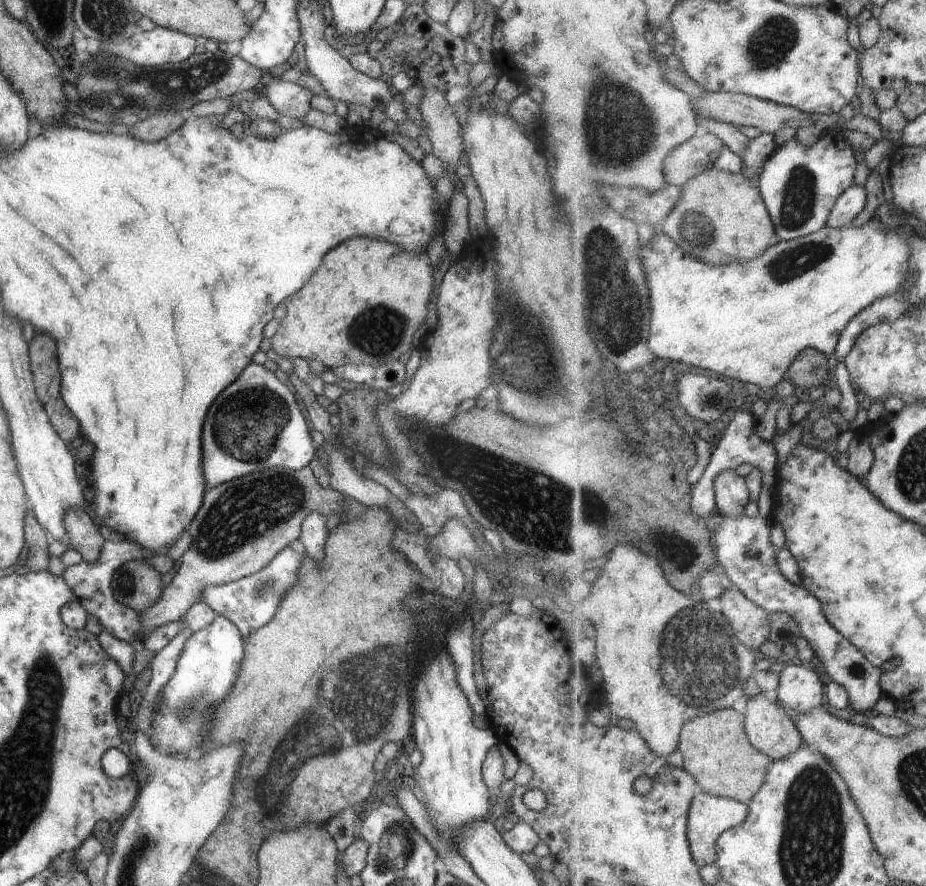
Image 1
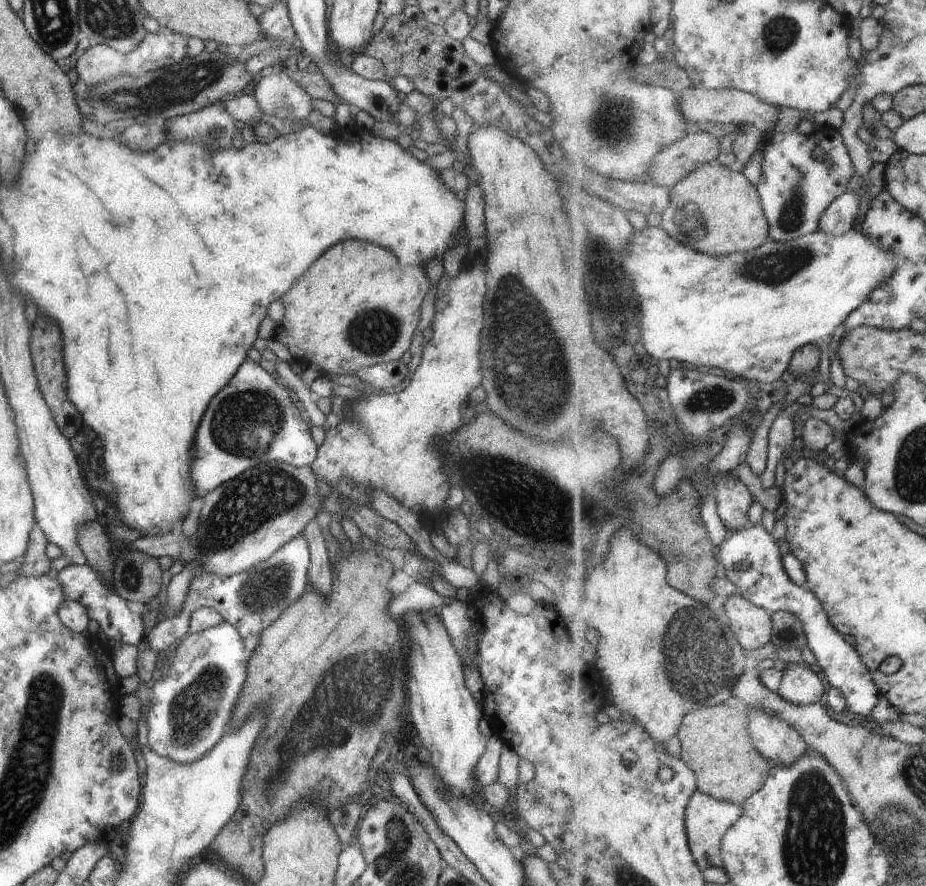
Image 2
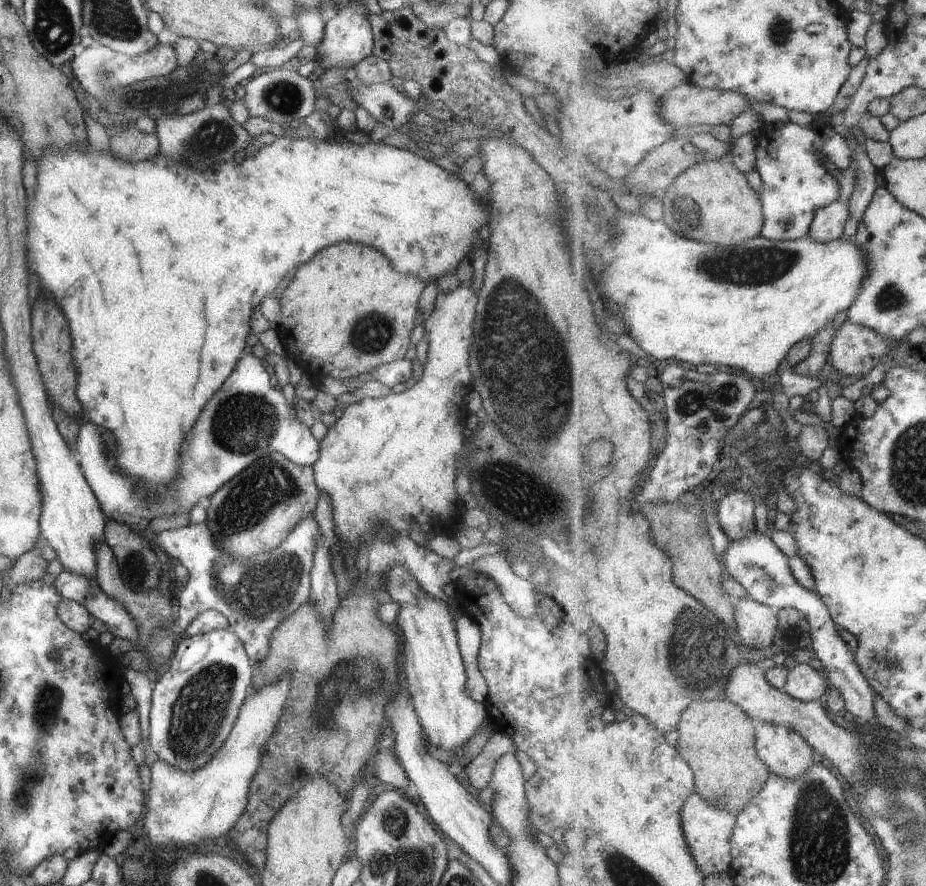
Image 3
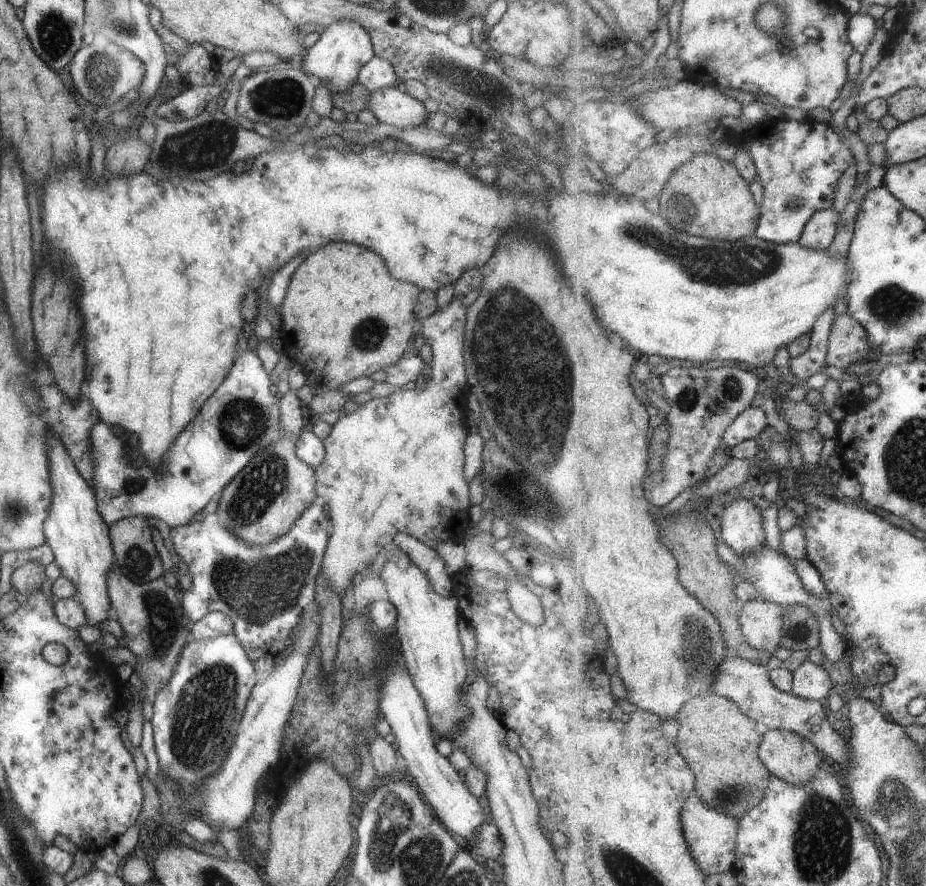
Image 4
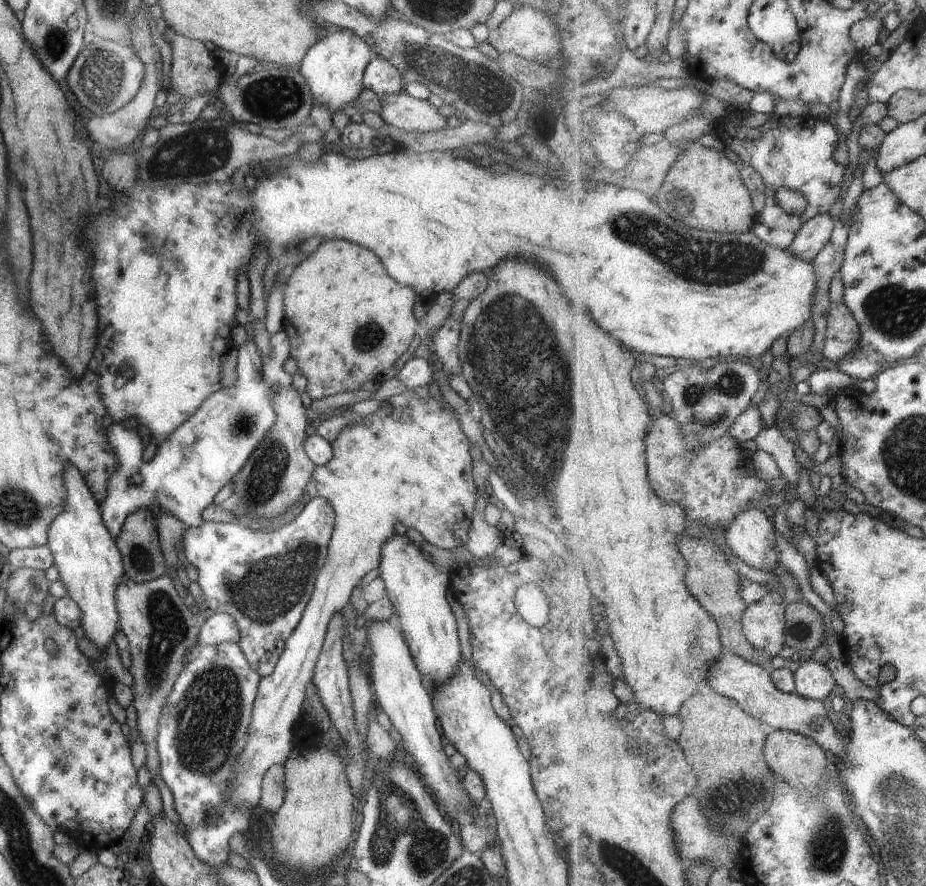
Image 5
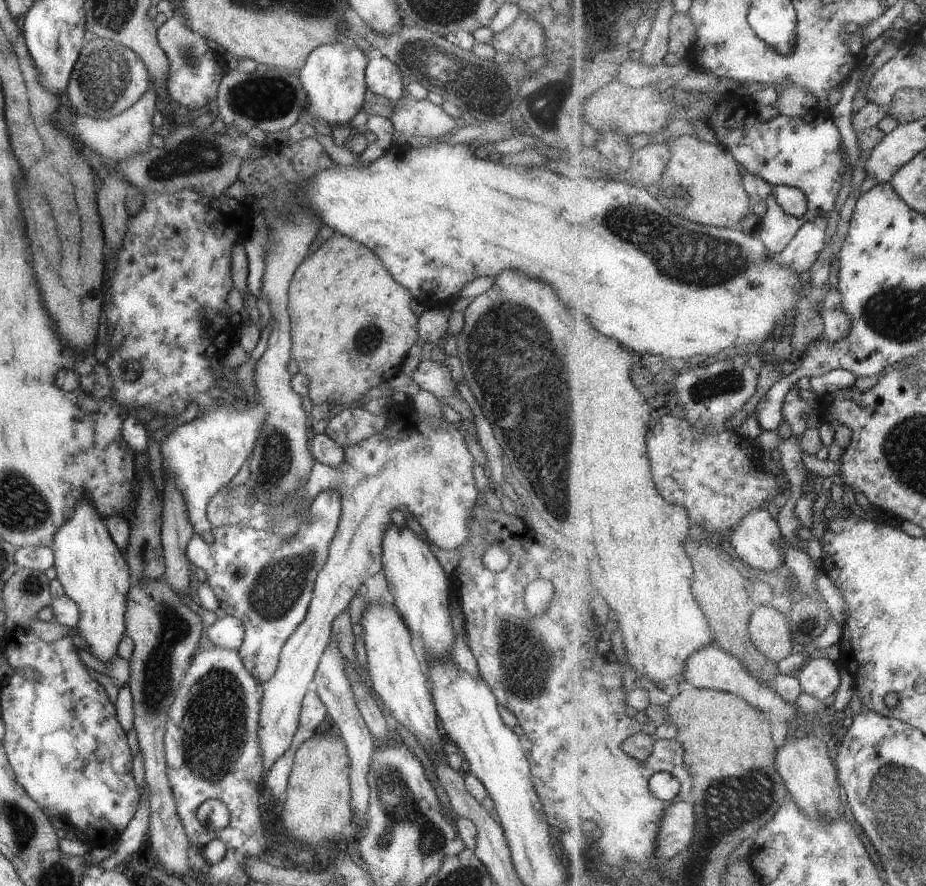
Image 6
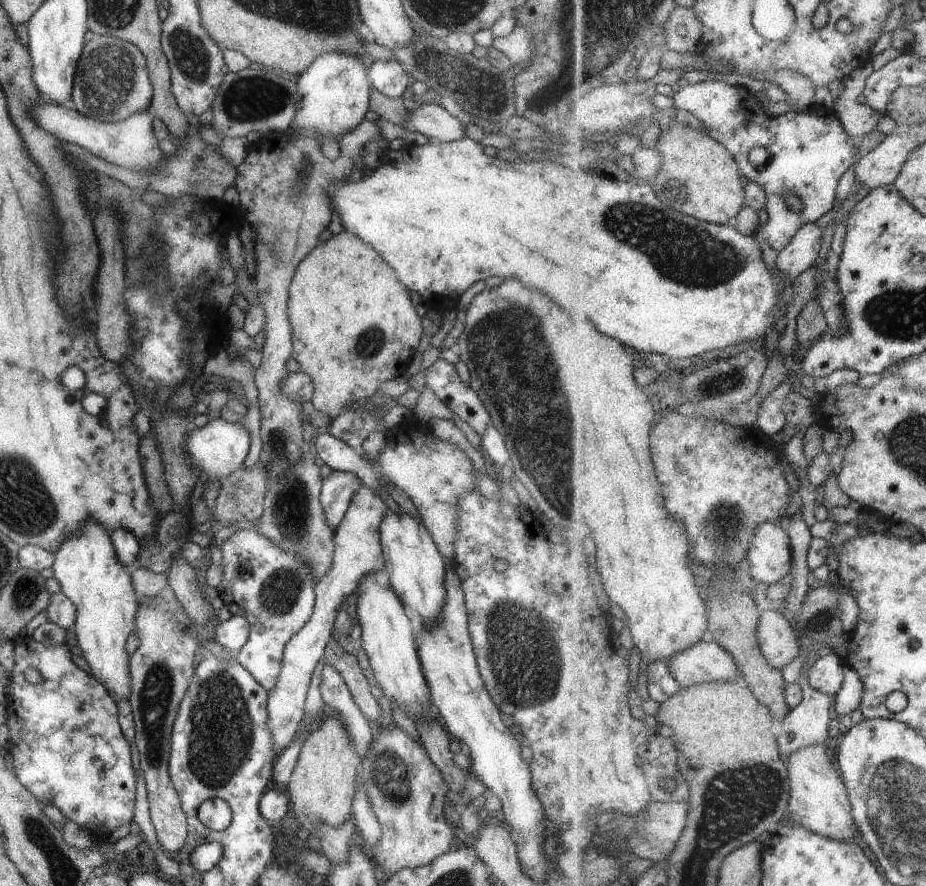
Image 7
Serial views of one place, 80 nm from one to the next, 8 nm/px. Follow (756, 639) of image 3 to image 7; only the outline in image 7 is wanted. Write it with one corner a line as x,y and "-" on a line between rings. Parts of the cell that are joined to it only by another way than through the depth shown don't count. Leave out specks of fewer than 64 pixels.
776,609
762,612
758,641
767,662
776,669
783,670
799,656
800,638
785,615

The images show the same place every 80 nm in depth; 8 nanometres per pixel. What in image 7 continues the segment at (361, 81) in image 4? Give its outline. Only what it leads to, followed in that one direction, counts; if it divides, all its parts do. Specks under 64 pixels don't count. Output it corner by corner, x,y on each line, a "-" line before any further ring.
373,60
367,64
366,74
371,88
389,98
400,97
409,86
407,73
395,60

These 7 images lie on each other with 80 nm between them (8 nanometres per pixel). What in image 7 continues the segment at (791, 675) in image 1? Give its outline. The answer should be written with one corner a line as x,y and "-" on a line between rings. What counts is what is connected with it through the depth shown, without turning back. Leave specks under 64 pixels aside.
831,651
817,659
809,670
811,686
829,696
836,696
846,680
846,668
843,653
835,654

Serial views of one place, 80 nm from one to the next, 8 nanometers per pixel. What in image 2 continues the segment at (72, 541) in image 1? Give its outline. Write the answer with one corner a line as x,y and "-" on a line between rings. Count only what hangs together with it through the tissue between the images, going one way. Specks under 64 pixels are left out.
97,521
81,525
76,530
76,543
86,556
86,563
112,588
112,544
102,525

